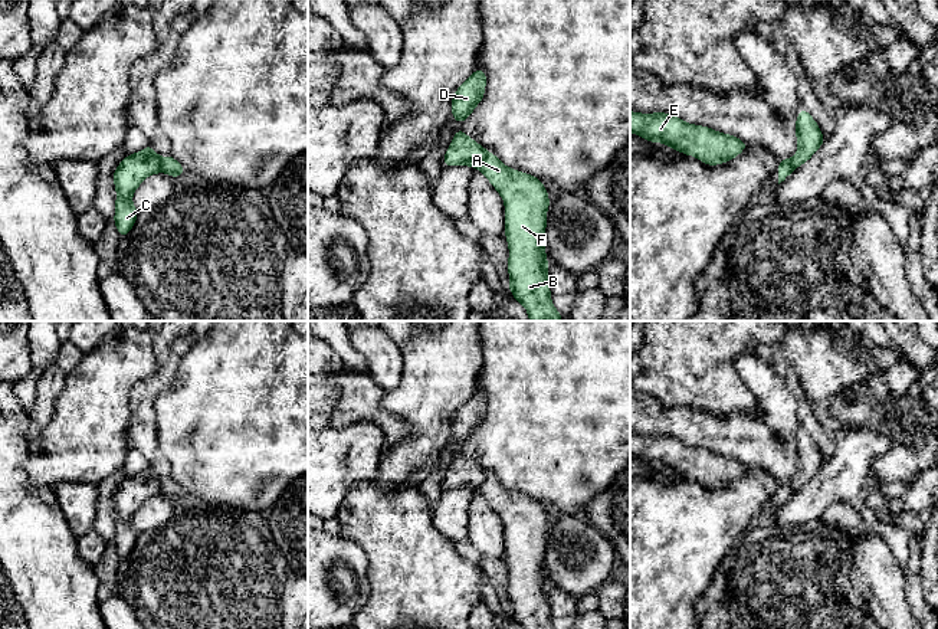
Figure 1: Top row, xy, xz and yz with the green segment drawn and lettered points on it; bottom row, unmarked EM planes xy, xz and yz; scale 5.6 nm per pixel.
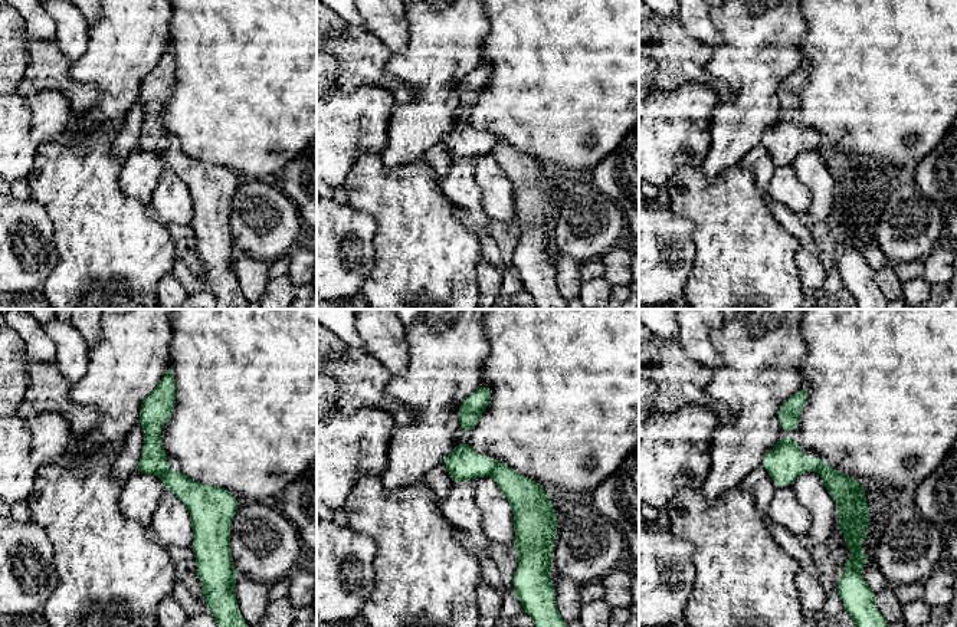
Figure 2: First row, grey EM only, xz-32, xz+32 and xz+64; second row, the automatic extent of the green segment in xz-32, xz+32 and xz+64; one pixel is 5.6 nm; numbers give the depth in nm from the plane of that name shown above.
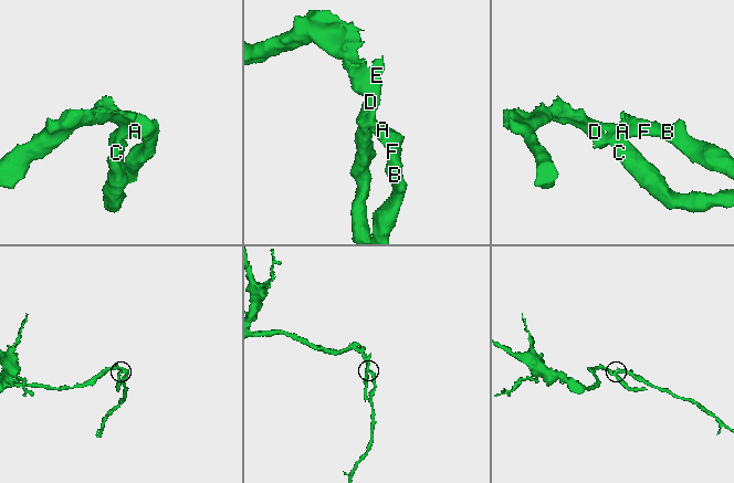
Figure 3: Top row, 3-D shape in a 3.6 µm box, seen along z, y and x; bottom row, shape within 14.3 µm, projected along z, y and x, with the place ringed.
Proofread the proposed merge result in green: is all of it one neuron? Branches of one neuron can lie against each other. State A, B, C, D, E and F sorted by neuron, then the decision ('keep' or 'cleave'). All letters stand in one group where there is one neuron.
groups A B F / C D E; cleave

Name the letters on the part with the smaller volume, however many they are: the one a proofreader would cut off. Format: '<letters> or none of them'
A, B, F

